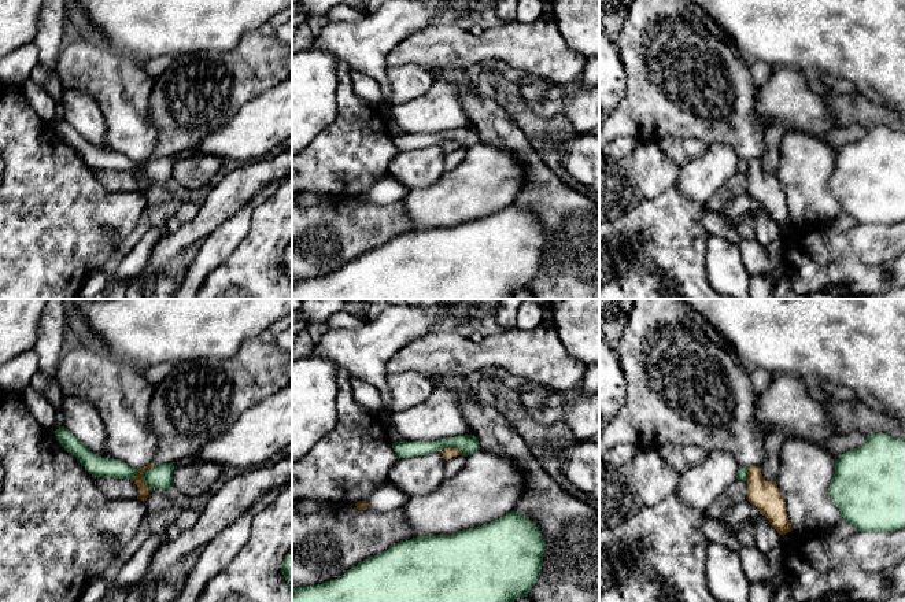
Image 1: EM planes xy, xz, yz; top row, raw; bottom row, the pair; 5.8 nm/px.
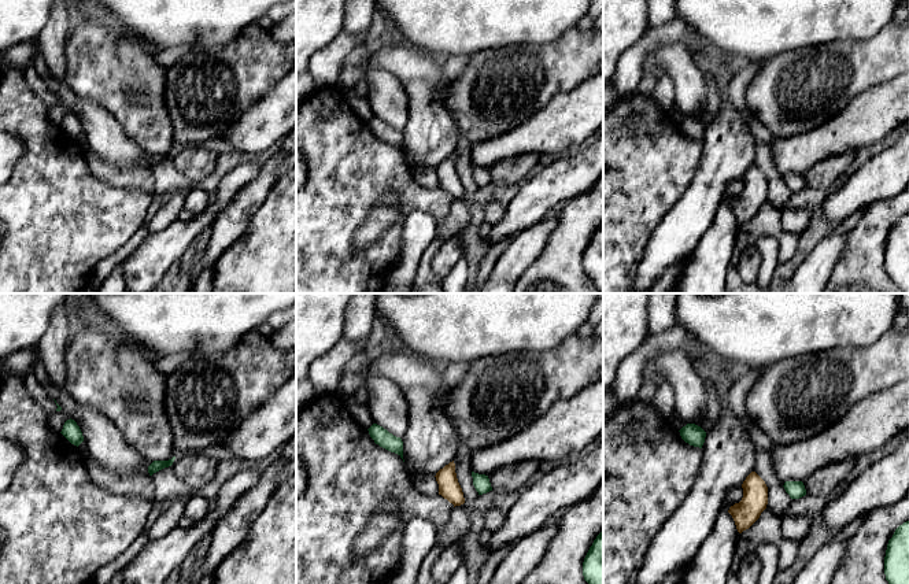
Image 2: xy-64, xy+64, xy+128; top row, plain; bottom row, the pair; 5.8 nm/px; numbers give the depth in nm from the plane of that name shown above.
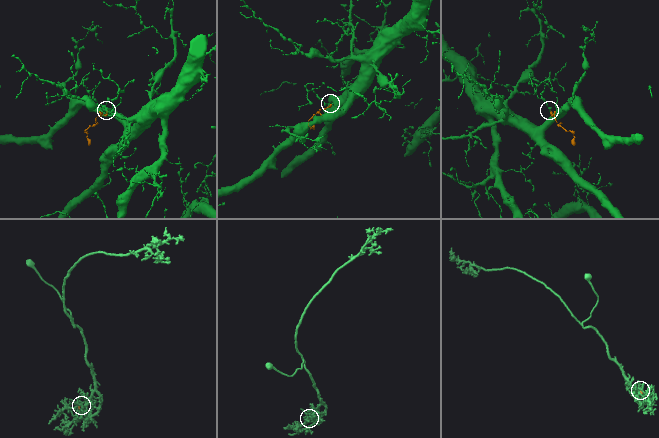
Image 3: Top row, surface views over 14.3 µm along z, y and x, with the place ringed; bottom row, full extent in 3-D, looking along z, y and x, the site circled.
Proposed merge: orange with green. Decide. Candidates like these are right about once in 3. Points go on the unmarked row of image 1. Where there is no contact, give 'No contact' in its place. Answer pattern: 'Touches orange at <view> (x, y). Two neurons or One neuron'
Touches orange at xy (143, 166). Two neurons

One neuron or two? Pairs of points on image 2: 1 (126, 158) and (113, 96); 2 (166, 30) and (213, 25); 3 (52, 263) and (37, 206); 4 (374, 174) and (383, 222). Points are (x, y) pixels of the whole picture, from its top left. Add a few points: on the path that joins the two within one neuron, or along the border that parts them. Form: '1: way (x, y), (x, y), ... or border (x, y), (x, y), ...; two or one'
1: border (95, 102), (140, 147); two
2: way (177, 25), (202, 25); one
3: way (41, 250), (41, 220); one
4: border (398, 198), (385, 196), (359, 226); two

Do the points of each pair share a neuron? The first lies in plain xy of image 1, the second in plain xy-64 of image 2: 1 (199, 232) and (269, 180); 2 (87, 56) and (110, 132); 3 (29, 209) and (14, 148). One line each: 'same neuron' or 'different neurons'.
1: different neurons
2: different neurons
3: different neurons

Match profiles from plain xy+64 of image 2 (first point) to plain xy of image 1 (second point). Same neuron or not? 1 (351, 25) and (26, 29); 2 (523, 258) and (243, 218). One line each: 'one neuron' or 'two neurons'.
1: two neurons
2: one neuron

